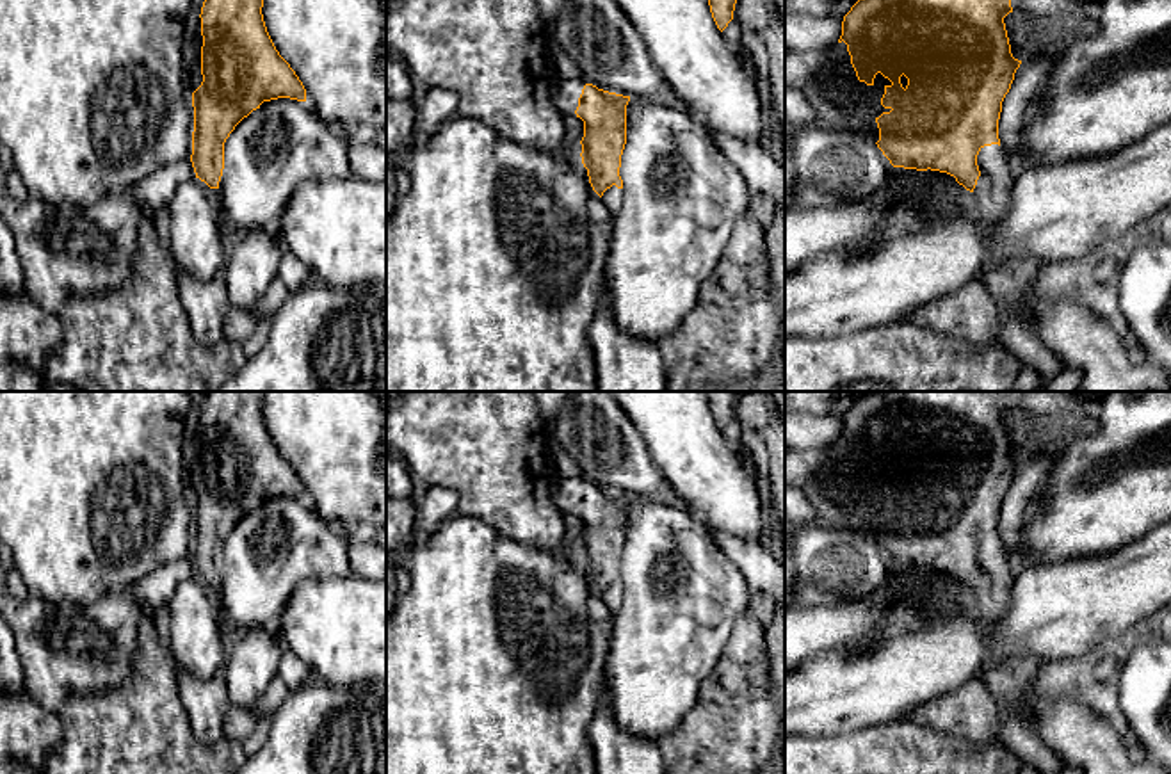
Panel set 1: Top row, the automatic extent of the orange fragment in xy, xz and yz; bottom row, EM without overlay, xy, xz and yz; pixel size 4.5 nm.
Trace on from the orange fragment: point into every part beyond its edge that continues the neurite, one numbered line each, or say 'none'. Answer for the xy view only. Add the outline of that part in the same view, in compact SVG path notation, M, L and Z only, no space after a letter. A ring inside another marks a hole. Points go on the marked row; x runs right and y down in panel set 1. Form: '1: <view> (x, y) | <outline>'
1: xy (226, 232) | M210 189L210 192L212 192L212 196L214 196L215 203L217 203L221 237L222 237L222 244L224 244L226 256L228 256L231 253L231 249L233 249L233 244L235 244L233 228L228 222L226 212L221 208L219 189Z

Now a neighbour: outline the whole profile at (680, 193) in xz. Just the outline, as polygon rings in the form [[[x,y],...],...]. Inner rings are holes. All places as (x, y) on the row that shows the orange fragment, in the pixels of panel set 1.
[[[630,98],[626,105],[626,144],[621,155],[623,205],[609,224],[609,260],[605,285],[610,310],[628,335],[657,342],[680,329],[683,317],[694,310],[698,290],[724,253],[735,224],[751,214],[755,194],[744,176],[714,142],[712,133],[683,110],[660,100]]]

